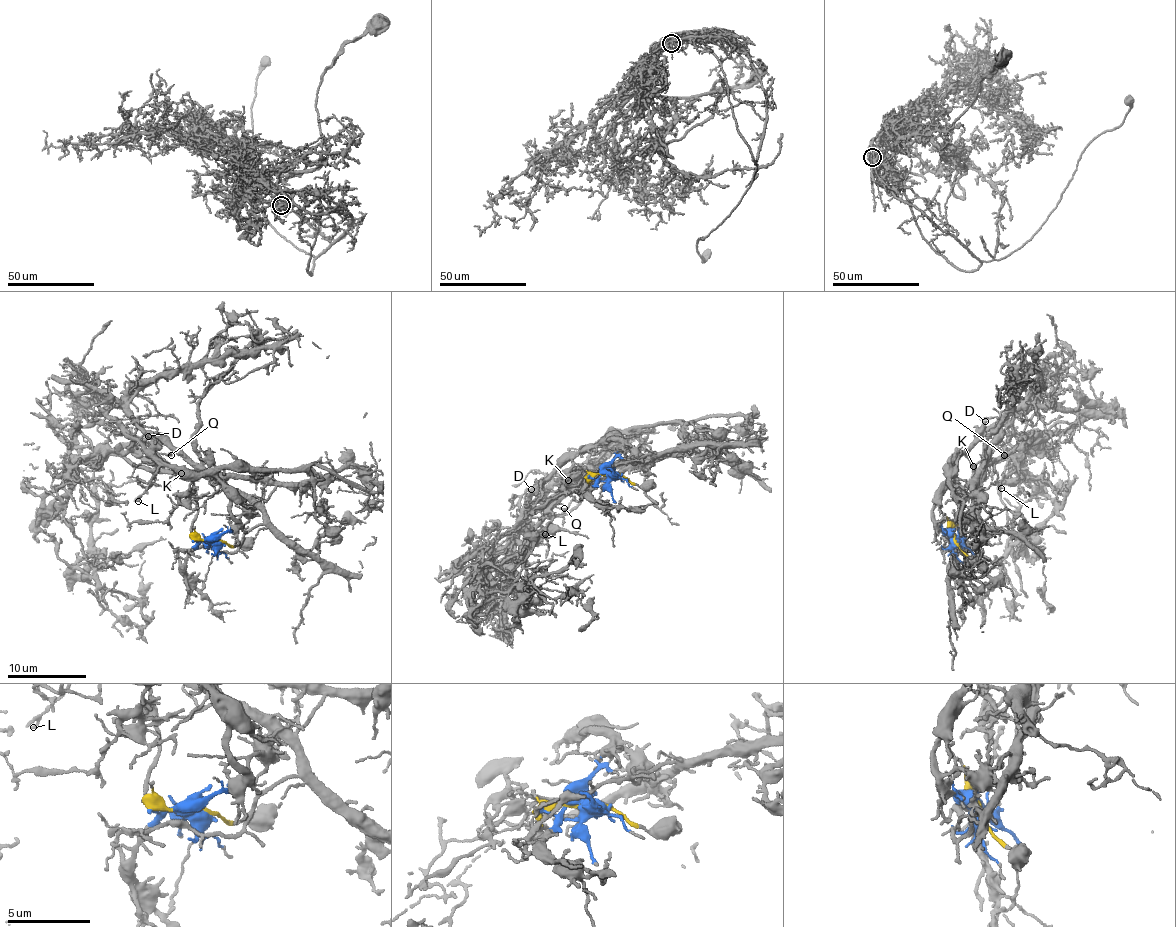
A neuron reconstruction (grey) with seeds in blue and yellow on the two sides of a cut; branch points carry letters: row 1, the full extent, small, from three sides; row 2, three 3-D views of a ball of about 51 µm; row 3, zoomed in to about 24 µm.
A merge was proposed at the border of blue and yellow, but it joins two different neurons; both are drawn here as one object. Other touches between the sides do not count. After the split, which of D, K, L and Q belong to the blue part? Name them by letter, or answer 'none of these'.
D, K

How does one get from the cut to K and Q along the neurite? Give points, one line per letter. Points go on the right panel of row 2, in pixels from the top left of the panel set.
K: (955, 538), (936, 521), (936, 493), (950, 470), (950, 464), (969, 449), (966, 456), (974, 473), (973, 466)
Q: (955, 536), (949, 530), (969, 509), (978, 480), (994, 450), (998, 448), (1005, 455)

